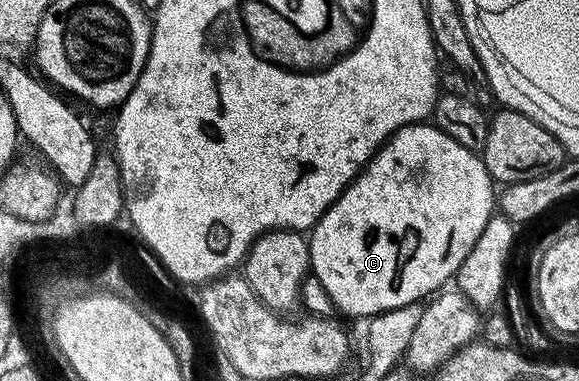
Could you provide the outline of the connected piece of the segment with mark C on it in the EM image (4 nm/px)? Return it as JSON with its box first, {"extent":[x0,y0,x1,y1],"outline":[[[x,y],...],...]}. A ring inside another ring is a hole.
{"extent":[307,121,495,317],"outline":[[[429,121],[401,127],[379,148],[371,162],[365,166],[364,171],[350,183],[349,188],[333,202],[333,205],[321,214],[321,220],[311,228],[311,234],[307,239],[311,274],[322,282],[334,308],[338,312],[342,311],[345,315],[372,317],[383,314],[385,311],[399,309],[400,306],[421,303],[425,299],[423,298],[424,295],[429,297],[440,292],[446,286],[444,283],[448,279],[450,282],[456,276],[457,270],[461,268],[467,257],[467,253],[471,253],[475,241],[479,241],[487,221],[495,214],[495,191],[493,195],[493,188],[495,188],[495,182],[489,175],[482,156],[478,152],[463,149],[463,145],[459,145],[459,141],[451,141],[451,137],[447,137],[447,133],[443,133]]]}

